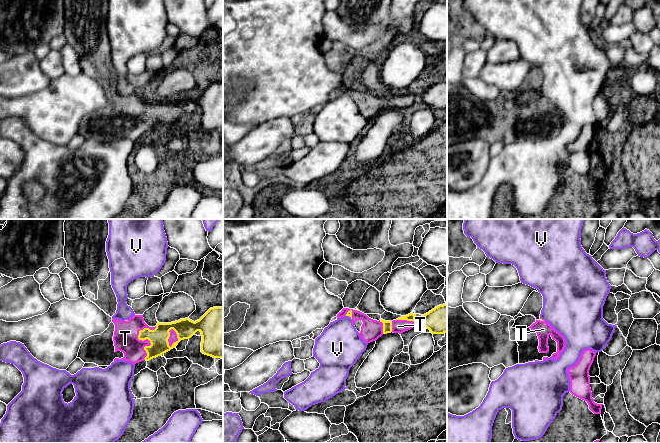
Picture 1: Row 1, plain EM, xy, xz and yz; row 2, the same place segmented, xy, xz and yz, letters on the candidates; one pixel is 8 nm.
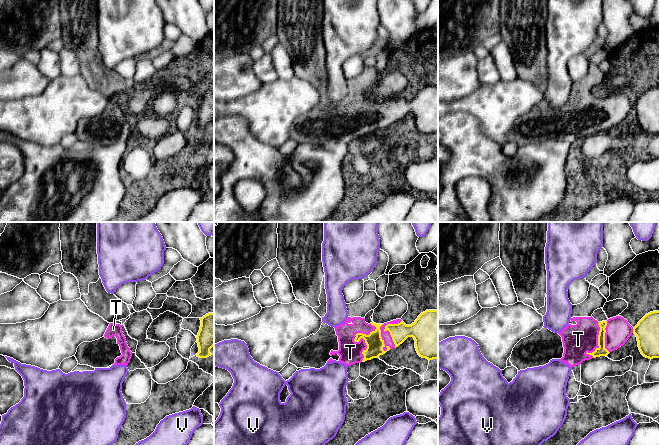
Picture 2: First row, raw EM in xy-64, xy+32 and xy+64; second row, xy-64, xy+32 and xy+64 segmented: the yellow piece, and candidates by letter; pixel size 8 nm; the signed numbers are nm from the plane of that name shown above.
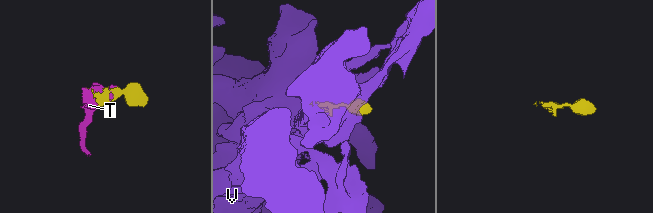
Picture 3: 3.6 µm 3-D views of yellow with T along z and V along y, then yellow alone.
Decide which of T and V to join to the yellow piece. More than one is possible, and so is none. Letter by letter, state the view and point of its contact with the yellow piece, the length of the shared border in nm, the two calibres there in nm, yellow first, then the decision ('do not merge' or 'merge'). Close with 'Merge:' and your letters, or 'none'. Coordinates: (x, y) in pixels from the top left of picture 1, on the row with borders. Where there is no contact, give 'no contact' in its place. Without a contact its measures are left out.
T: contact xy (142, 340); length 280 nm; calibres 150 and 200 nm; merge
V: contact xz (349, 316); length 60 nm; calibres 50 and 360 nm; do not merge
Merge: T

